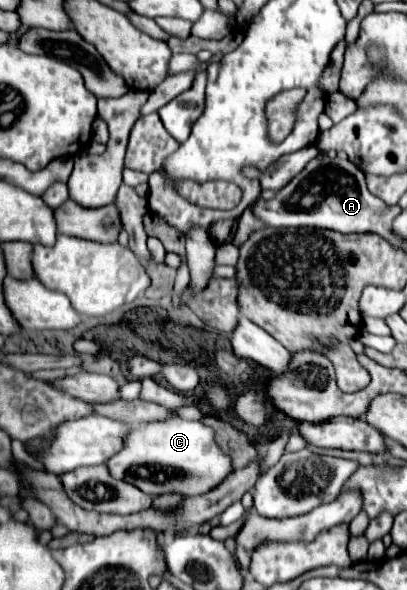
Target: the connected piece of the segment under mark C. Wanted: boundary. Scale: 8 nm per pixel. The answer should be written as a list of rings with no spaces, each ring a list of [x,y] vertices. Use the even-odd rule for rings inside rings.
[[[182,418],[132,428],[124,448],[120,448],[116,456],[110,456],[104,466],[112,476],[118,476],[118,480],[128,480],[150,496],[168,492],[178,492],[182,496],[206,494],[232,472],[232,460],[216,446],[214,432],[200,422]]]

